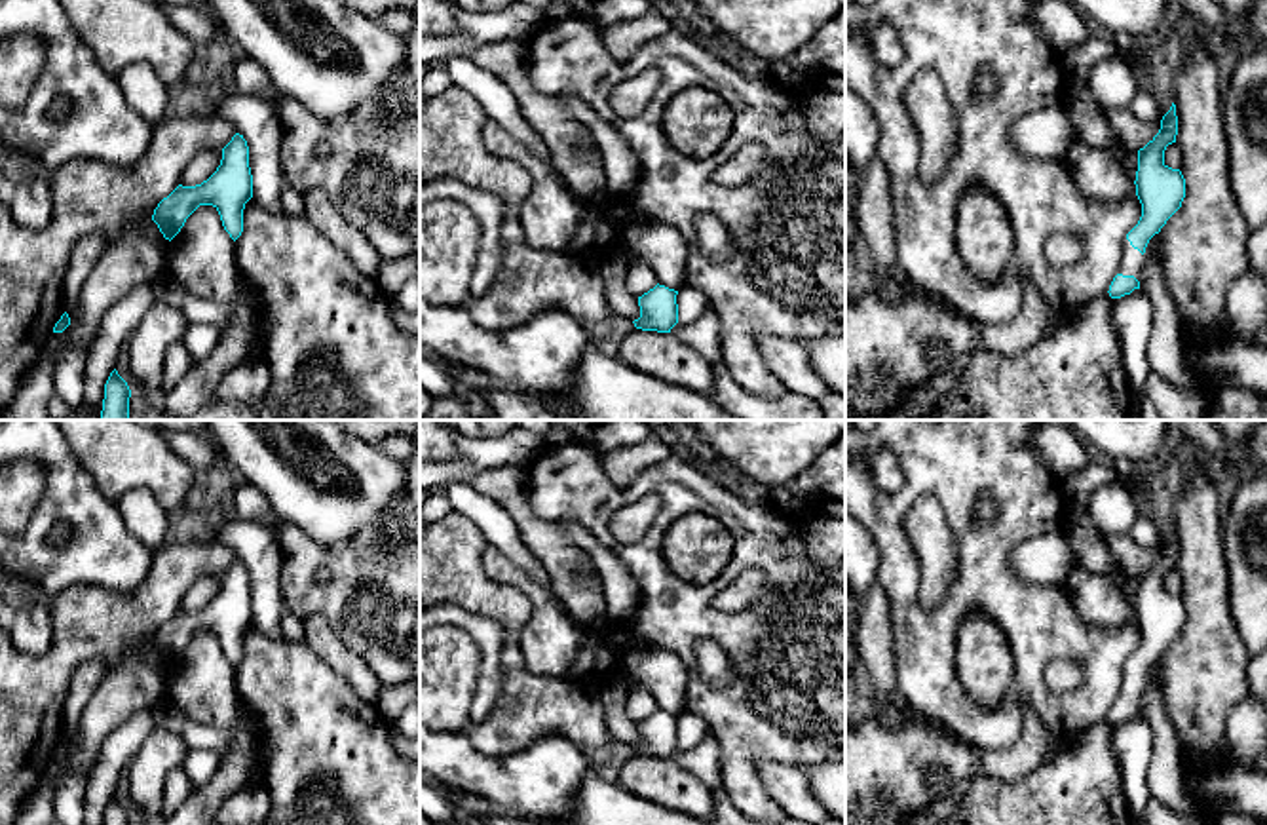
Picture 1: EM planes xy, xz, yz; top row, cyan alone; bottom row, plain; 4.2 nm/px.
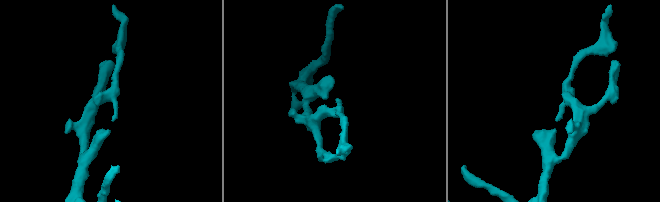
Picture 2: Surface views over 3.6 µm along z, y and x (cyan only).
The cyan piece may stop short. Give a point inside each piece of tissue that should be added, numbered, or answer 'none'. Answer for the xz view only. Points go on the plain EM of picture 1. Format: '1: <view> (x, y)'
none

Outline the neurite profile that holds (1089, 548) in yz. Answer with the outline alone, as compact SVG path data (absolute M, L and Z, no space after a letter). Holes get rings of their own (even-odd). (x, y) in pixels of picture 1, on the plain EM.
M1064 487L1066 527L1064 536L1073 551L1075 563L1085 570L1104 576L1113 574L1121 582L1121 591L1136 606L1138 576L1125 574L1111 555L1106 538L1098 532L1088 513L1088 489L1071 490Z

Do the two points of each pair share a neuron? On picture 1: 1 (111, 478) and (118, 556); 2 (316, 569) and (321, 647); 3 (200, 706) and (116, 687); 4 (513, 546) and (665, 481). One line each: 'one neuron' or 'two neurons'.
1: two neurons
2: two neurons
3: two neurons
4: two neurons

